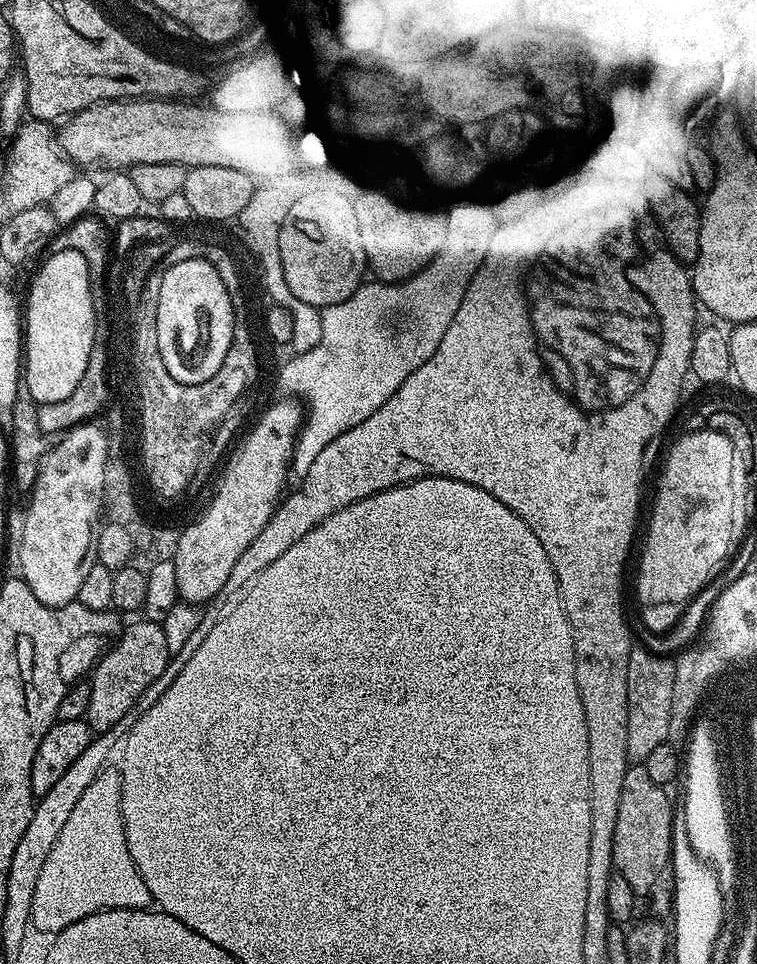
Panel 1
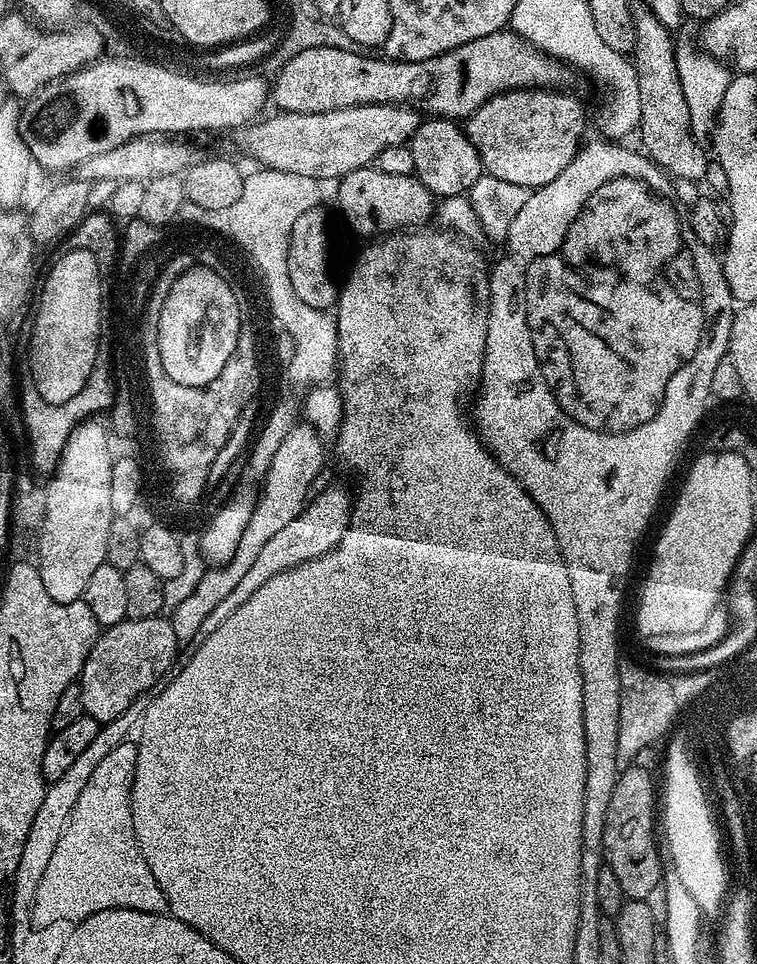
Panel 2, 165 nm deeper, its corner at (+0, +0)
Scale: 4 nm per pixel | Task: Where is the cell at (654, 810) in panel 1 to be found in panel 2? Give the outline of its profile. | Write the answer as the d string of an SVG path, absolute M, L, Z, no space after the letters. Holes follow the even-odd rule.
M628 766L621 771L616 778L616 785L614 786L614 794L610 794L610 806L606 810L606 826L604 827L604 858L608 867L614 870L615 877L618 878L618 883L624 891L625 897L628 900L648 900L651 897L651 892L661 887L662 884L662 865L660 862L660 850L658 847L658 839L656 840L656 812L658 816L658 804L656 808L656 784L652 781L653 773L646 769L635 768Z

